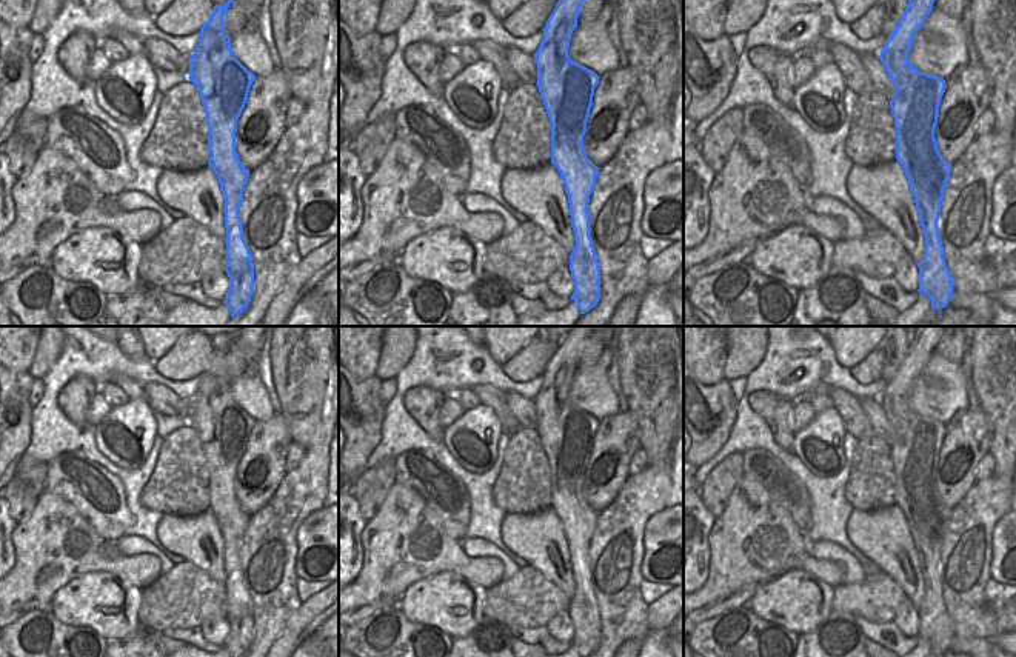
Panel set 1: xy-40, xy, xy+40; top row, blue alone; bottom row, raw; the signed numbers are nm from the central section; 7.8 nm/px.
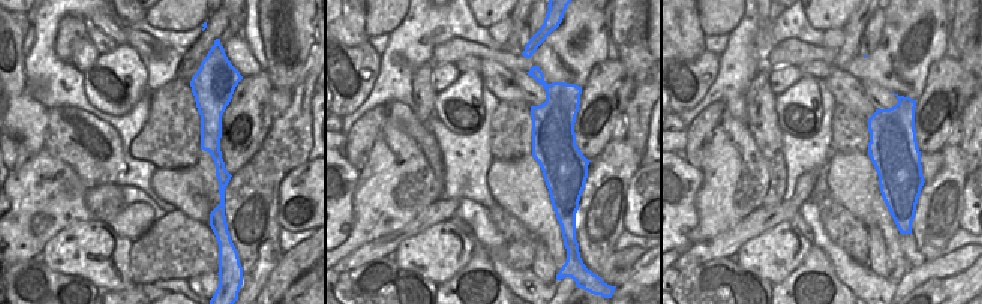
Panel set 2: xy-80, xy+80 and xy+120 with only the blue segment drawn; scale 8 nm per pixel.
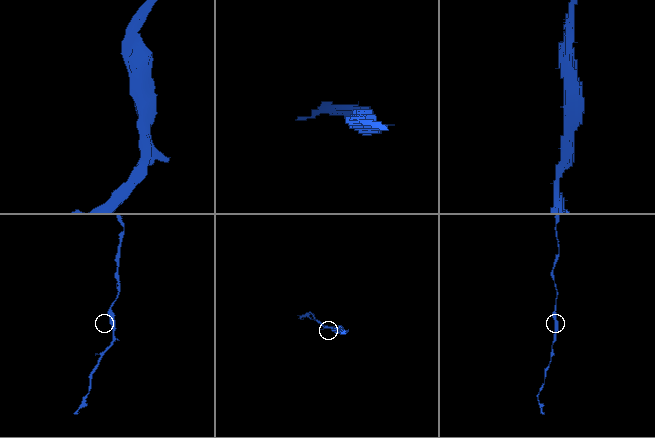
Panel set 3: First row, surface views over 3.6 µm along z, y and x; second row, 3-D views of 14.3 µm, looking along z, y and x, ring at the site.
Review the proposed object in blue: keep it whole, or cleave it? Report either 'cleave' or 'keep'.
keep

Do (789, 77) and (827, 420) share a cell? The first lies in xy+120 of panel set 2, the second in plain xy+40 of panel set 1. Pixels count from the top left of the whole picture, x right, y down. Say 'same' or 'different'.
different

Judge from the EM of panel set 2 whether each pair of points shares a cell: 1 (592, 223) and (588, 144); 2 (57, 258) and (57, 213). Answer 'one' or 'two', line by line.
1: two
2: two

